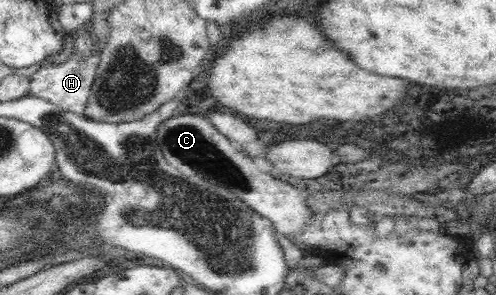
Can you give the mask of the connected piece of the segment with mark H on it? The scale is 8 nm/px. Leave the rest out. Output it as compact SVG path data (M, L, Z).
M90 23L83 24L83 28L78 26L72 33L76 33L72 55L64 63L47 67L41 66L38 71L33 73L29 78L30 94L47 100L64 111L83 115L88 99L92 94L95 75L98 65L100 65L100 57L102 57L103 45L96 38Z

